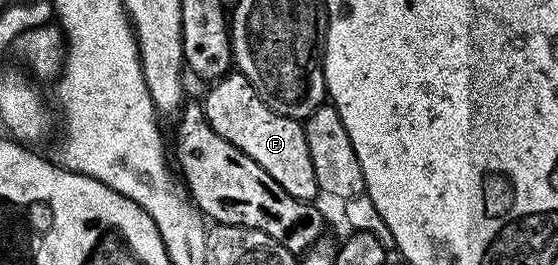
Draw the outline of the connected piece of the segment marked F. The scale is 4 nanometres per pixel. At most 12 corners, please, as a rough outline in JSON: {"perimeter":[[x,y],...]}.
{"perimeter":[[248,77],[209,84],[209,125],[292,197],[319,198],[306,128]]}

